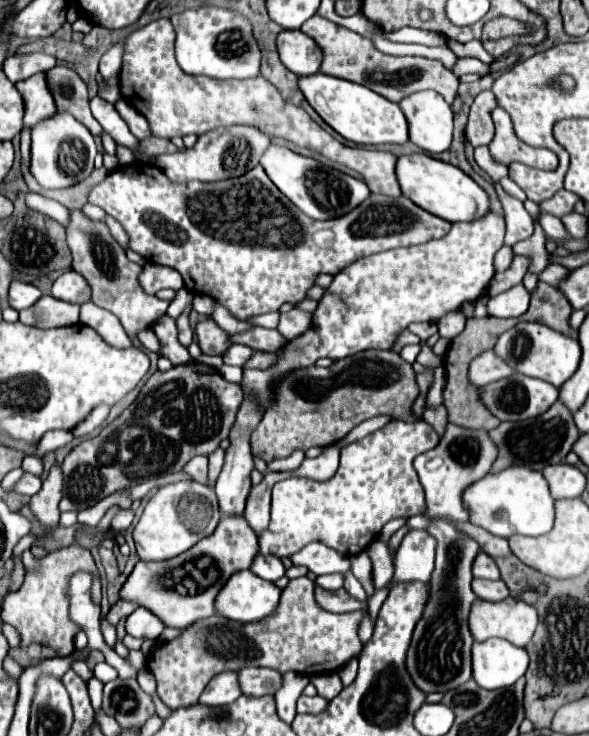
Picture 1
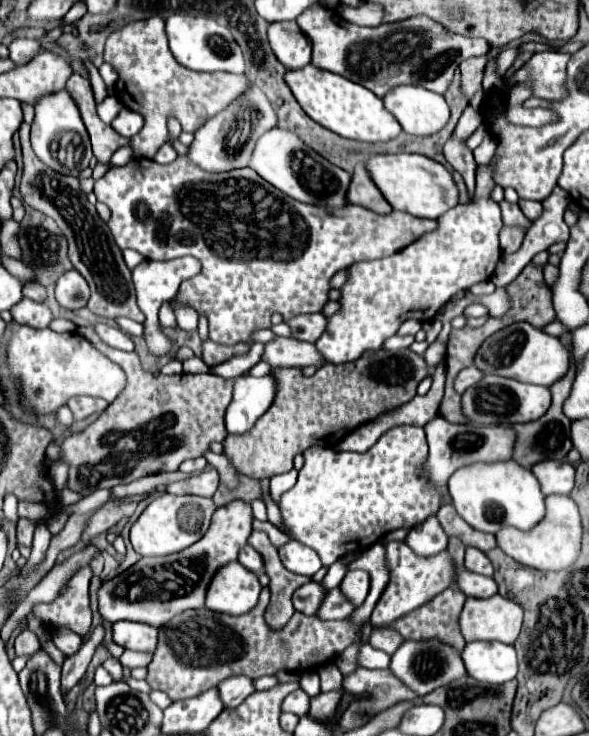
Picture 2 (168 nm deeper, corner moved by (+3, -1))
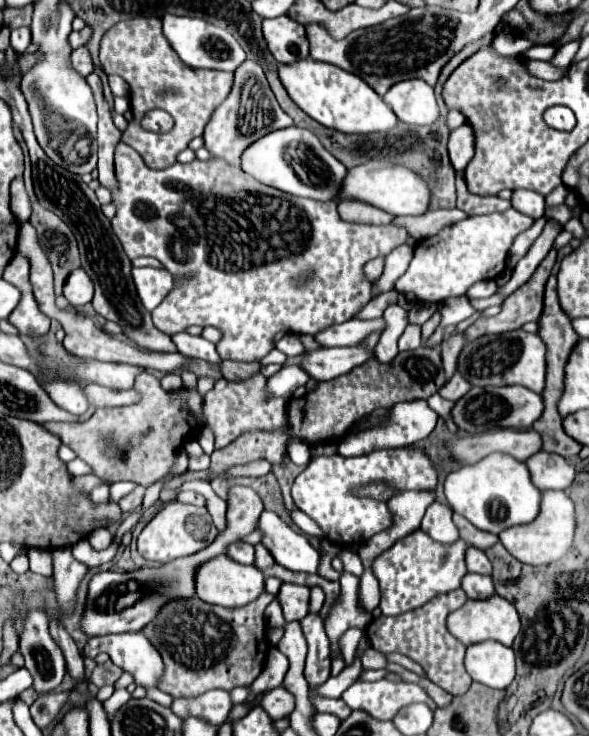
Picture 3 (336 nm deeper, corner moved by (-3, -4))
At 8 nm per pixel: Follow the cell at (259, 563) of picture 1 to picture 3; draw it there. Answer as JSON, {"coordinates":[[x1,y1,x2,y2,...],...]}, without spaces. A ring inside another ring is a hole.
{"coordinates":[[237,541,237,543,229,545,227,555,229,555,233,561,243,563,243,565,253,565,253,563,255,563,255,549,253,549,253,545,249,545,249,543,245,543,245,541,241,541,241,543]]}

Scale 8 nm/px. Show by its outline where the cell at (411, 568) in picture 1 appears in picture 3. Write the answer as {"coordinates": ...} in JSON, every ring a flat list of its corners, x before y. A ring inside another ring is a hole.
{"coordinates":[[435,501,433,505,429,505,423,517,421,529,437,543,455,543,459,535,457,535,455,523,451,521,451,515,453,511,447,505,441,505]]}

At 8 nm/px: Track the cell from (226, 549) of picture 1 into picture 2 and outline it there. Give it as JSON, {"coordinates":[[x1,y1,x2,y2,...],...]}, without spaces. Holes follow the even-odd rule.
{"coordinates":[[231,500,229,504,217,508,207,534,191,548,163,558,141,558,131,570,103,582,97,590,101,618,111,624,131,620,159,628,185,608,201,608,213,574,223,564,237,560,237,552,247,544,251,522,253,510,249,502]]}

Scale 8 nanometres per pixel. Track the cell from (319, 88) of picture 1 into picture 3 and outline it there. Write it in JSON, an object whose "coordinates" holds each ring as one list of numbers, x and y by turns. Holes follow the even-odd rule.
{"coordinates":[[311,57,293,65,279,67,279,79,285,85,289,97,321,125,341,131,369,135,377,131,391,131,399,121,395,113,383,103,383,99,357,75,351,75,329,63,313,61]]}

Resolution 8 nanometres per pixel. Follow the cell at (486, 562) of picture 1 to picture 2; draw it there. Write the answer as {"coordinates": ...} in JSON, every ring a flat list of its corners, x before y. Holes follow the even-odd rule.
{"coordinates":[[467,548,465,550,465,562,463,566,471,572,477,572,477,574,483,574,483,576,493,576,493,564,491,560,477,548]]}

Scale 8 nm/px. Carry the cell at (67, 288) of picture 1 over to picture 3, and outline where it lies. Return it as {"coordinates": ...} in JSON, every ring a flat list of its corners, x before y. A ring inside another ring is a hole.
{"coordinates":[[75,269,67,277,67,283,63,287,63,295,73,307,83,307,83,305,91,303,91,299,93,299,93,283,91,283,89,275,83,269]]}

